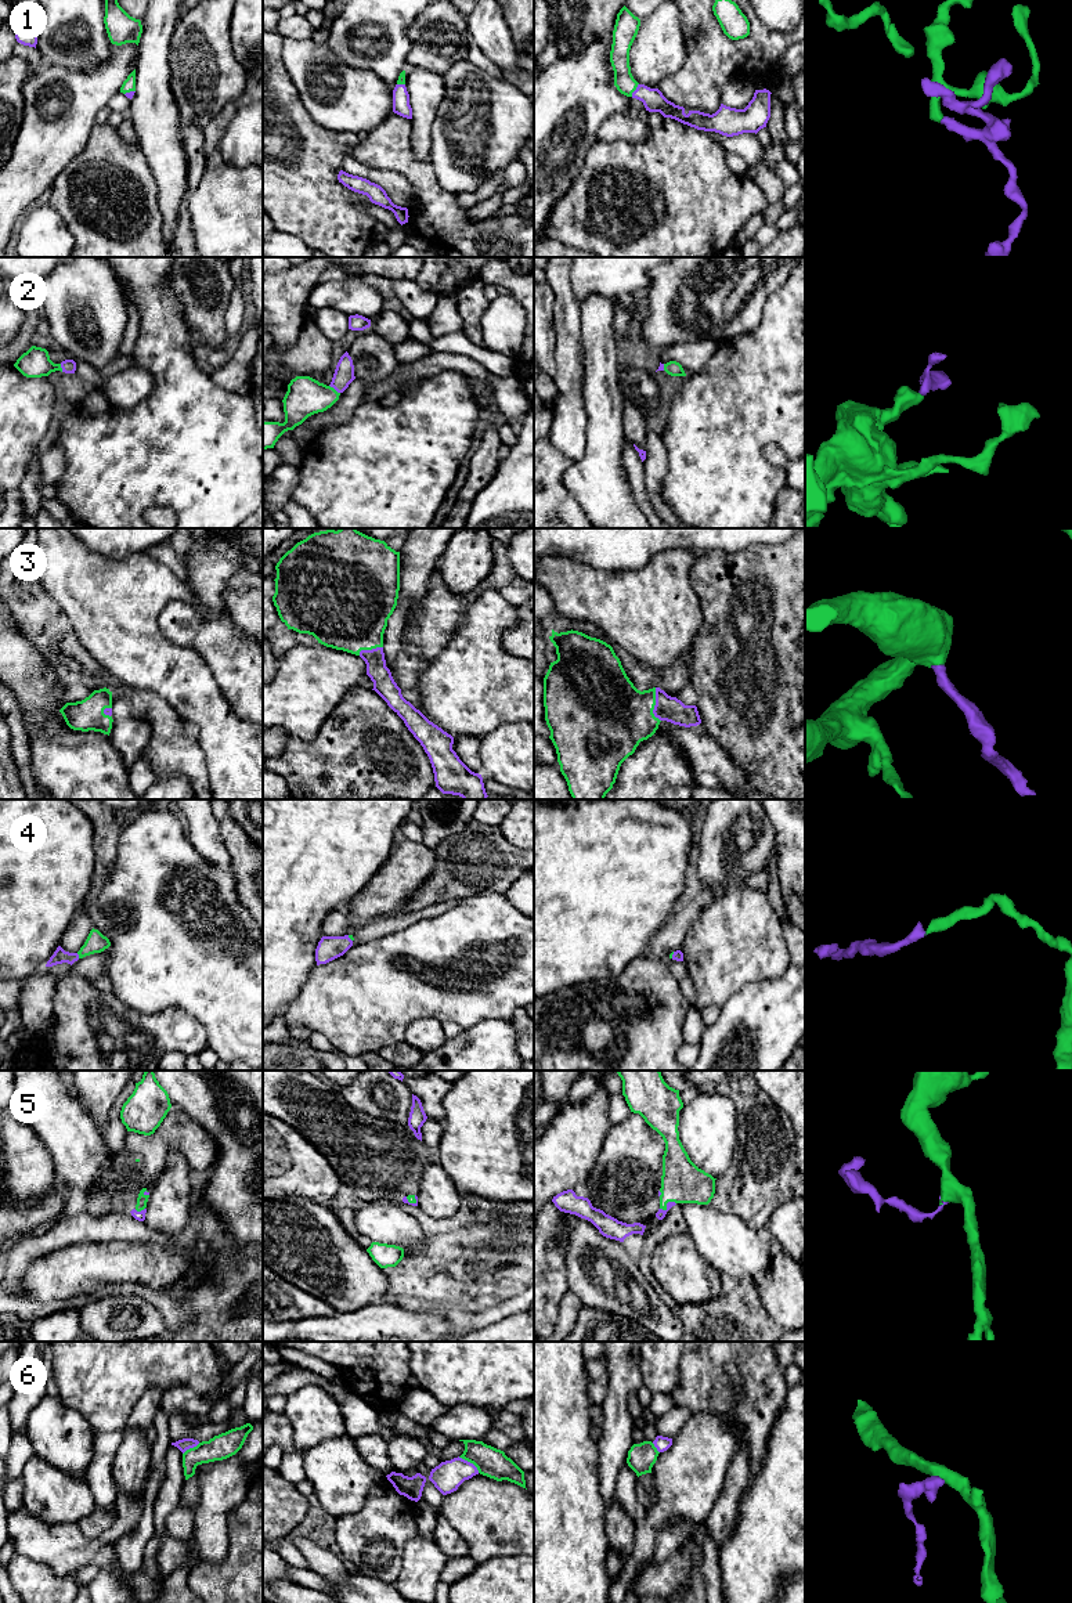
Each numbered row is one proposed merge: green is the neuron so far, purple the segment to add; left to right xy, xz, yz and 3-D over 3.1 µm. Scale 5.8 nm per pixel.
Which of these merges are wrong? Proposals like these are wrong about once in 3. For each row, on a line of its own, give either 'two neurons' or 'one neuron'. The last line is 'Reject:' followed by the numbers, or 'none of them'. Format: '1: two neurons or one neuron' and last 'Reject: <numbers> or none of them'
1: one neuron
2: one neuron
3: one neuron
4: one neuron
5: one neuron
6: two neurons
Reject: 6

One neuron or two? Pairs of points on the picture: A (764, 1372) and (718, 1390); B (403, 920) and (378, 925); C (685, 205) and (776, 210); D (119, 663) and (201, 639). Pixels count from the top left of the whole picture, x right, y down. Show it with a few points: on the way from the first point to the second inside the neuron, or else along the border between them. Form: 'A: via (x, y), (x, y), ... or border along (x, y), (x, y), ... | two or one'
A: via (754, 1383), (742, 1396), (729, 1396) | one
B: via (397, 923), (383, 925) | one
C: border along (768, 205), (762, 212) | two
D: border along (156, 623), (165, 636), (192, 647), (208, 663) | two

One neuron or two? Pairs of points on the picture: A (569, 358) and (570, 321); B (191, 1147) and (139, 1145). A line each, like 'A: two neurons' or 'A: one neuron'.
A: one neuron
B: one neuron

